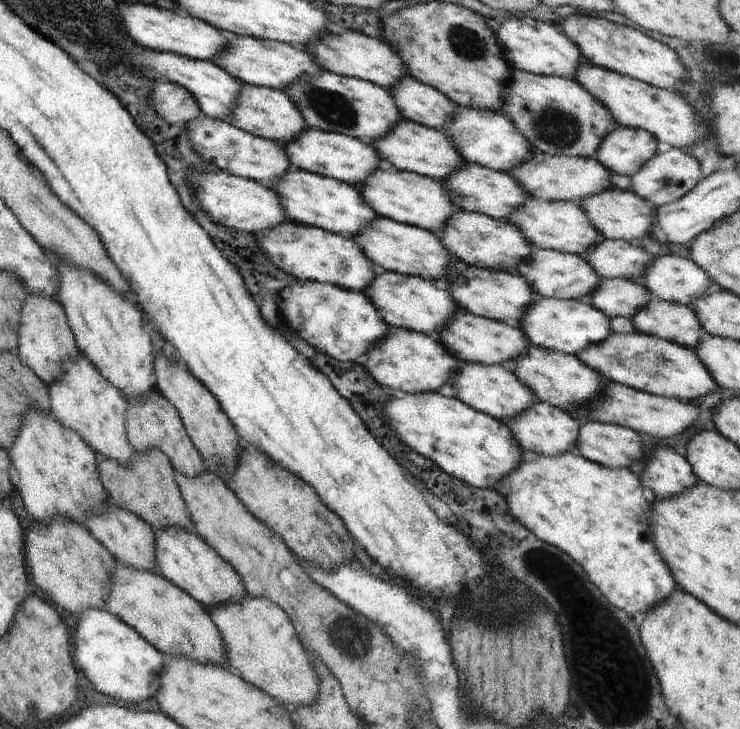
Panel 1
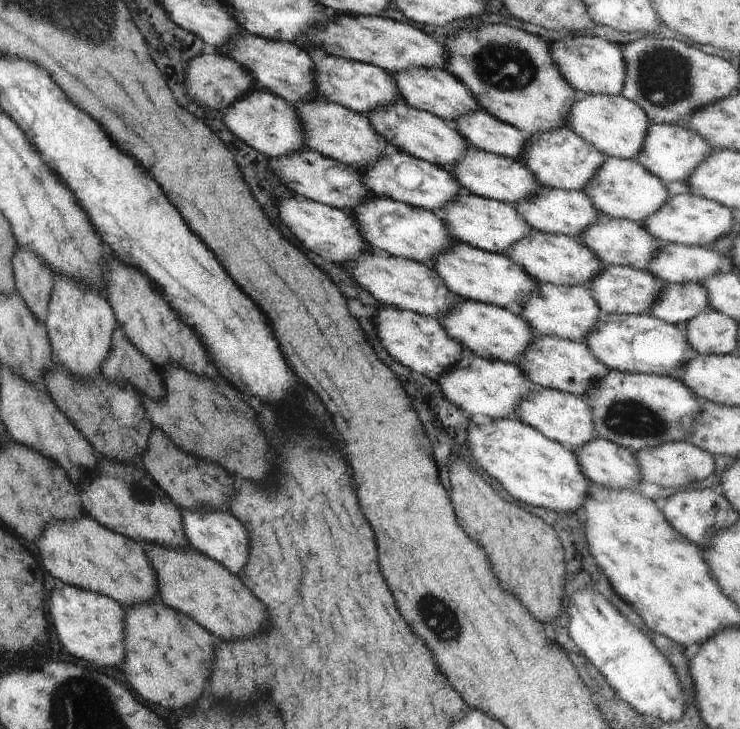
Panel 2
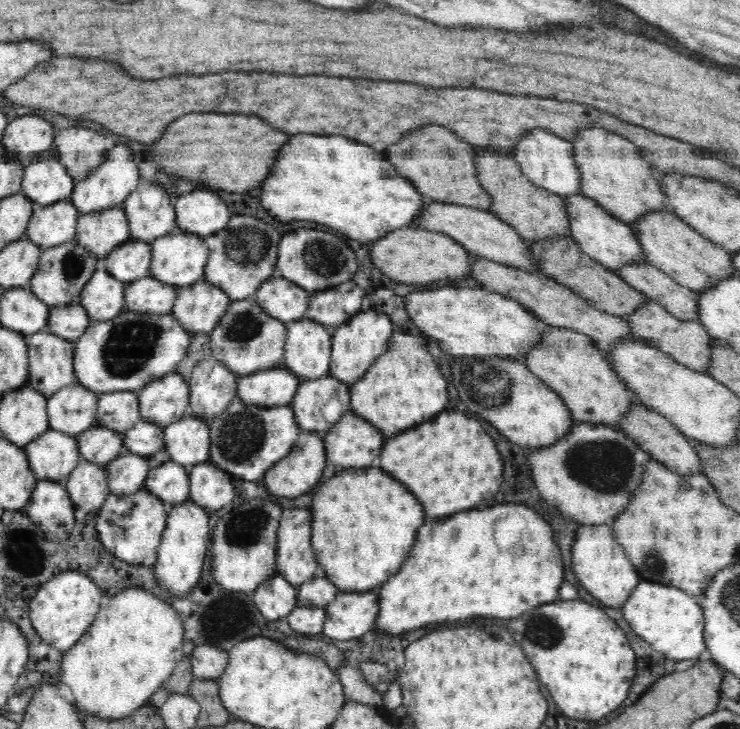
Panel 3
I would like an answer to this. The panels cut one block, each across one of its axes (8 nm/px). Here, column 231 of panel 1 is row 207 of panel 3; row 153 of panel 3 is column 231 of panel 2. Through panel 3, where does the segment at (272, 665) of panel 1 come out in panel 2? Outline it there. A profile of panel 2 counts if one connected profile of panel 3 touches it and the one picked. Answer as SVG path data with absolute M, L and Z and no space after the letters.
M154 543L142 545L159 580L158 601L183 612L224 640L246 640L246 636L252 638L252 634L258 634L264 620L264 604L260 604L239 575L232 574L219 562L191 547L175 549Z

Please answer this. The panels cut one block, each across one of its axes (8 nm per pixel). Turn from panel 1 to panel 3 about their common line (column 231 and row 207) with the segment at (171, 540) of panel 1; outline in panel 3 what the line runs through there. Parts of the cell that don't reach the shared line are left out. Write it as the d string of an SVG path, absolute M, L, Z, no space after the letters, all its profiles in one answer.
M582 193L562 196L569 218L571 238L578 244L584 254L596 259L600 264L616 272L621 266L630 263L642 263L643 252L633 227L608 214L594 200Z

